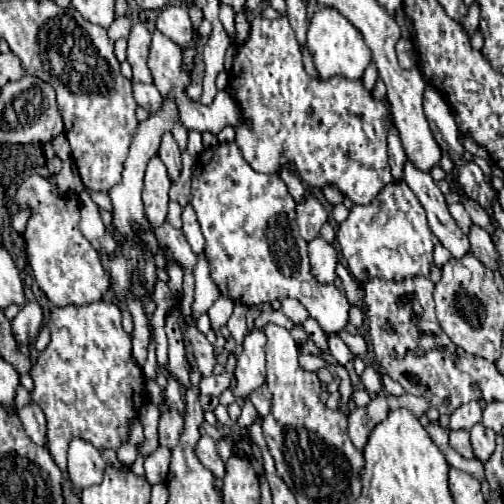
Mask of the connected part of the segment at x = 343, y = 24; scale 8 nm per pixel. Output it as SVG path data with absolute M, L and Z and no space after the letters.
M323 8L313 16L307 32L307 48L313 56L319 76L325 80L333 76L359 80L371 62L369 46L363 42L363 36L359 34L359 30L335 8Z

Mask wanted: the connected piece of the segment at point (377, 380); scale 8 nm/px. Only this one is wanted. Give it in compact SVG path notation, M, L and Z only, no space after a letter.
M373 366L365 368L365 372L361 374L361 380L363 380L363 384L365 384L365 388L367 388L369 394L377 394L381 390L381 386L383 386L381 384L381 376L377 374L377 370Z

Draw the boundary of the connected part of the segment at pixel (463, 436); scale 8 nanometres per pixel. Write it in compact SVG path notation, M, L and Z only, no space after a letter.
M449 430L449 446L465 458L473 458L473 450L471 450L467 430Z

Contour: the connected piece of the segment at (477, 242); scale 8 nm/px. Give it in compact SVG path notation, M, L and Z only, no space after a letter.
M473 226L469 234L469 242L471 242L471 254L477 260L481 260L487 268L499 270L497 268L497 248L493 248L493 240L483 228Z

